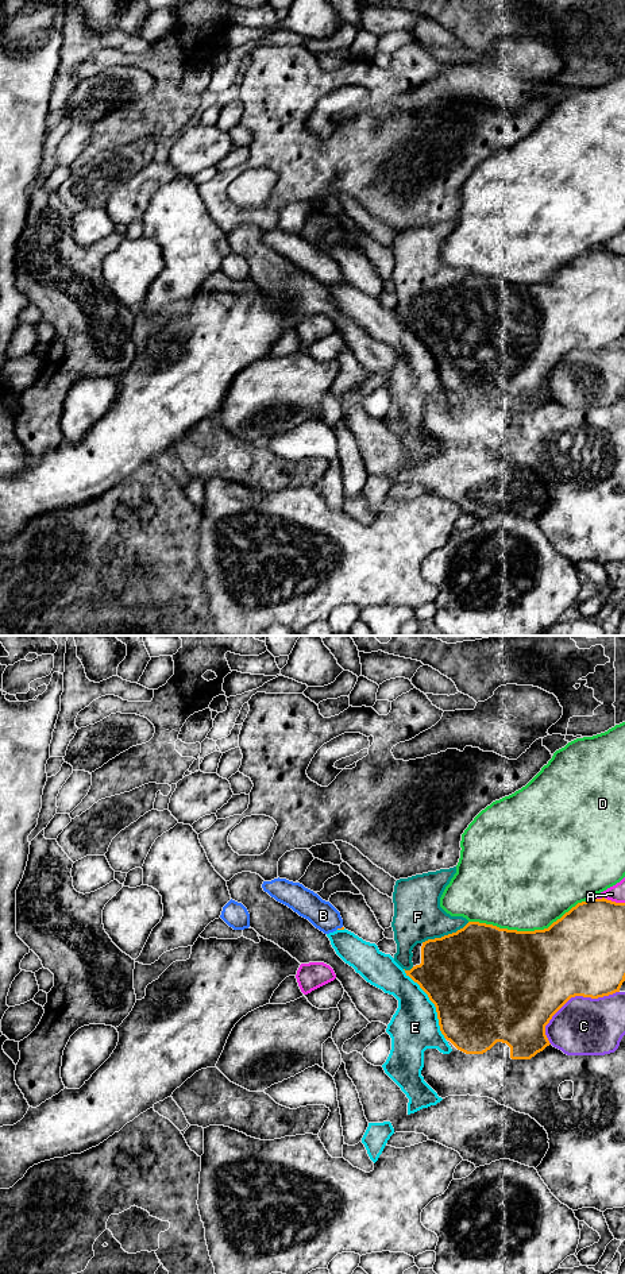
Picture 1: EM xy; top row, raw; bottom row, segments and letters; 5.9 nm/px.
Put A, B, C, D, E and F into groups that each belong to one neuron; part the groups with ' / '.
A / B / C / D / E / F

